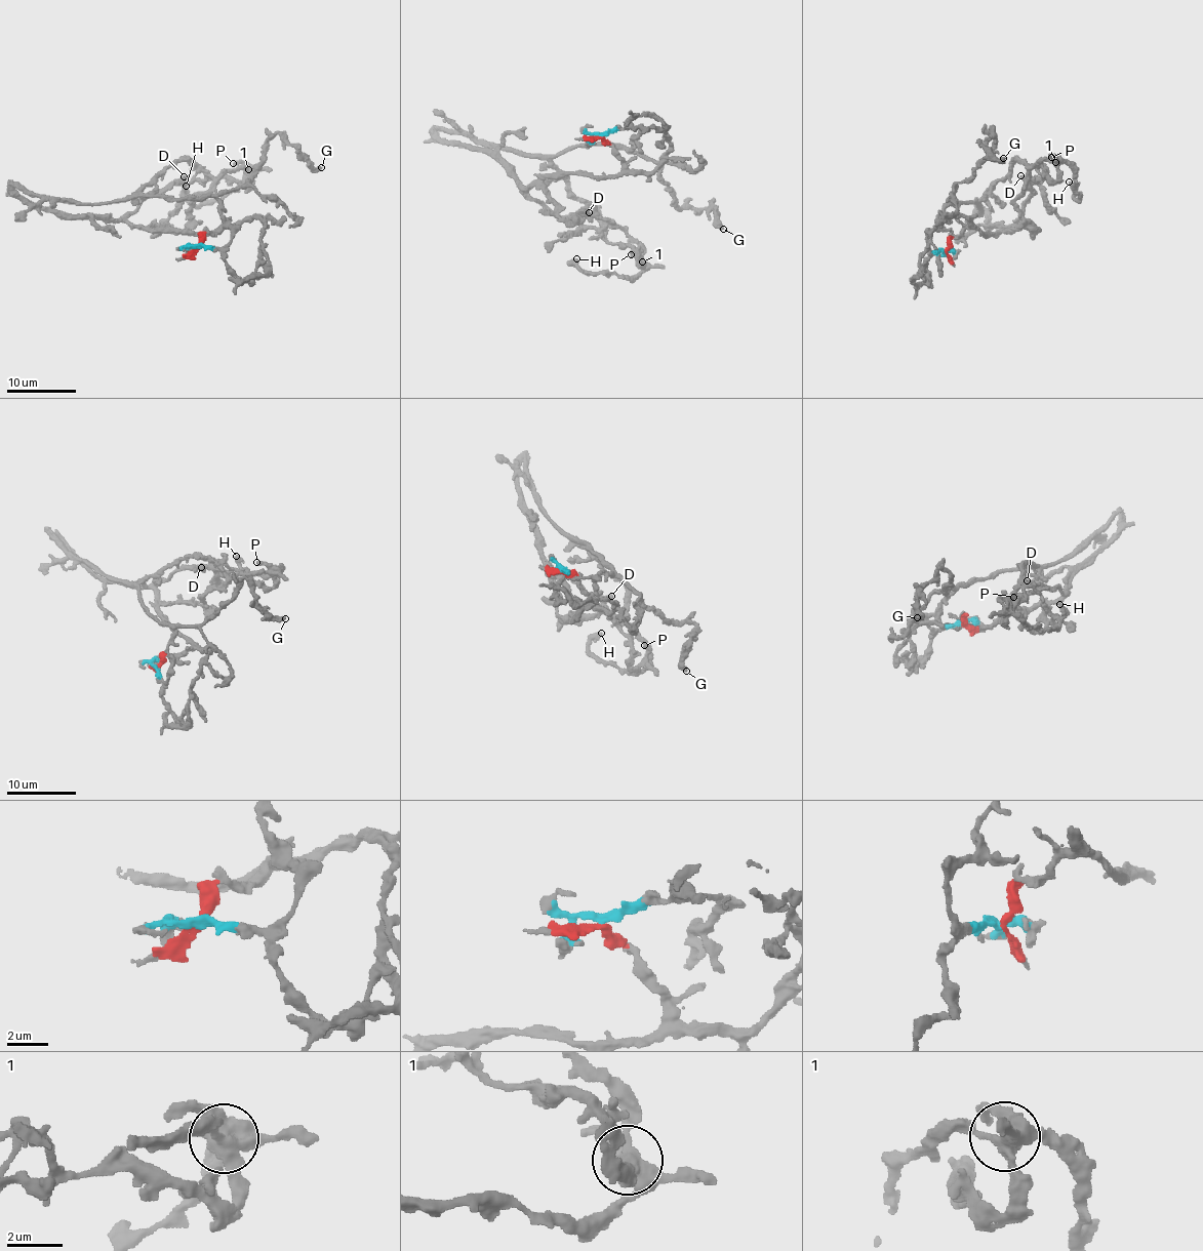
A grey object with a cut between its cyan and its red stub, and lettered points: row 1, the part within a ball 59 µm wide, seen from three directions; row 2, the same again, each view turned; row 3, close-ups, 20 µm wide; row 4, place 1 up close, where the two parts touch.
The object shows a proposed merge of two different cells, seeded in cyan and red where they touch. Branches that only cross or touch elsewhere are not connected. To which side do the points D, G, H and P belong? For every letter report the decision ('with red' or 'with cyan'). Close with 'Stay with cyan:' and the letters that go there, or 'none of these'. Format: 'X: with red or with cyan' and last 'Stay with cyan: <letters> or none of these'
D: with red
G: with cyan
H: with cyan
P: with red
Stay with cyan: G, H

